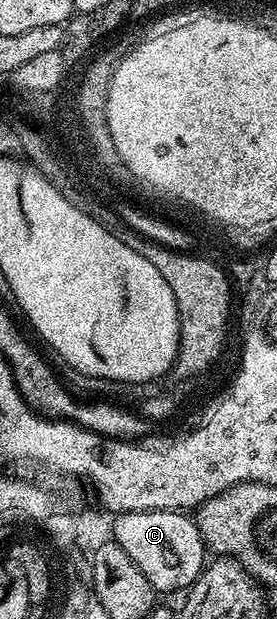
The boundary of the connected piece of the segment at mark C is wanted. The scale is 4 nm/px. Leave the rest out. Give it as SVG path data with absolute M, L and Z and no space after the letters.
M124 511L114 518L113 542L133 559L133 565L145 573L156 592L182 592L203 574L203 538L190 514L182 511Z

